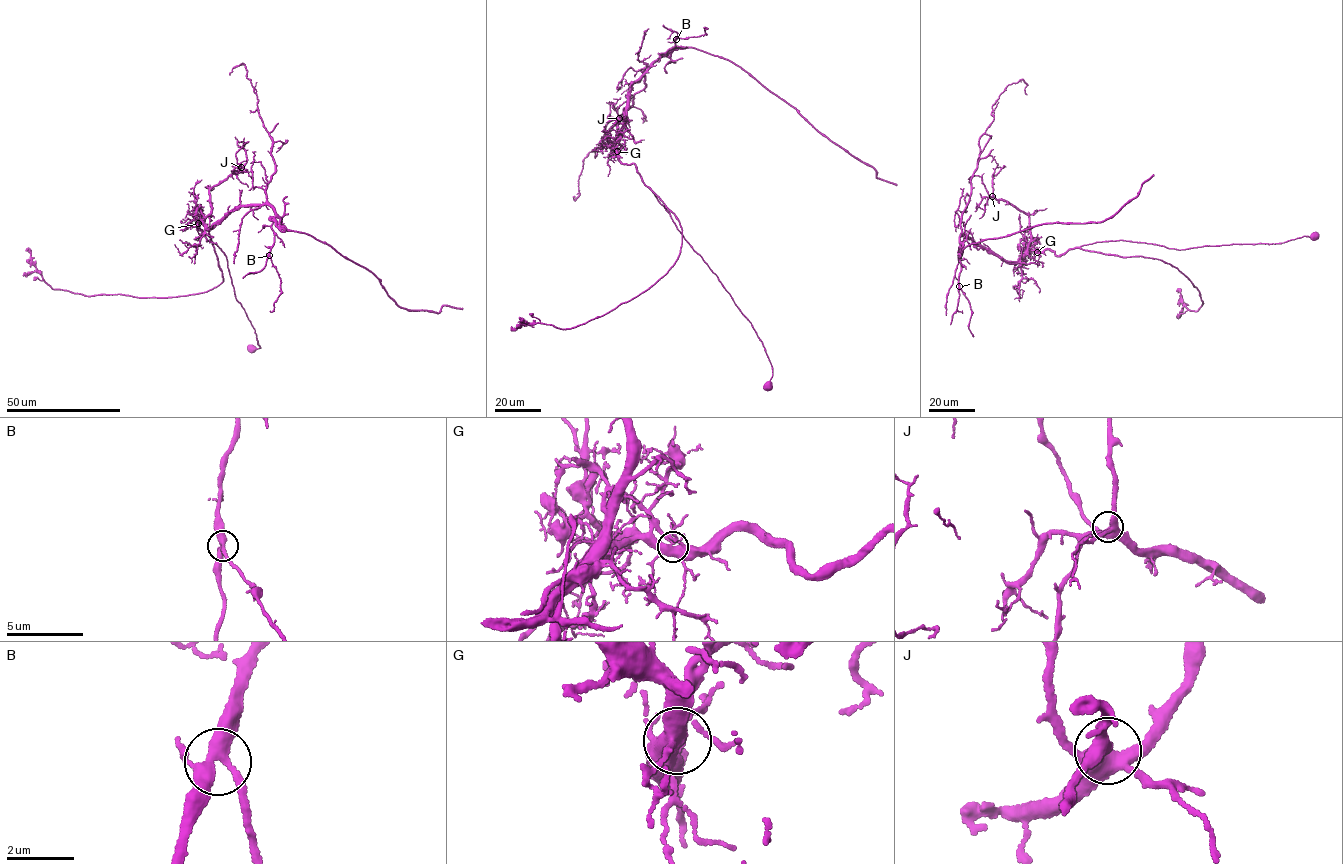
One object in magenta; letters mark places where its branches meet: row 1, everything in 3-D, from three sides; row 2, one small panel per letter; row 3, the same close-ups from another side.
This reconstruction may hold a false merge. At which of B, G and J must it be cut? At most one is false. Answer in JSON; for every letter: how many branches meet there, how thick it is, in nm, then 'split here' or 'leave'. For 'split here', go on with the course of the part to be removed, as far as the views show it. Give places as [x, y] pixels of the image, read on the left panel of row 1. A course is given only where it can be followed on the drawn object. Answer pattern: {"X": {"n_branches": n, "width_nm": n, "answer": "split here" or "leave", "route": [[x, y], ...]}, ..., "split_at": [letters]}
{"B": {"n_branches": 4, "width_nm": 360, "answer": "leave"}, "G": {"n_branches": 8, "width_nm": 480, "answer": "split here", "route": [[198, 223], [206, 241], [210, 240], [223, 278], [200, 293], [140, 298], [52, 288], [25, 250]]}, "J": {"n_branches": 5, "width_nm": 440, "answer": "leave"}, "split_at": ["G"]}

